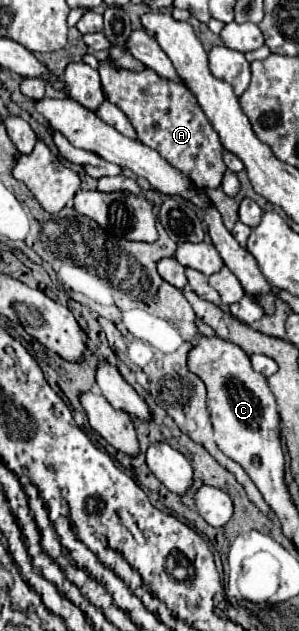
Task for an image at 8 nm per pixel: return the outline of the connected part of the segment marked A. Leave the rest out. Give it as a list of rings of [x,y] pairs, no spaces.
[[[108,61],[100,63],[98,73],[110,103],[124,111],[144,145],[158,151],[162,159],[190,177],[198,187],[220,187],[226,171],[222,161],[222,143],[188,87],[182,83],[170,83],[150,69],[140,73],[118,71],[110,67]]]

